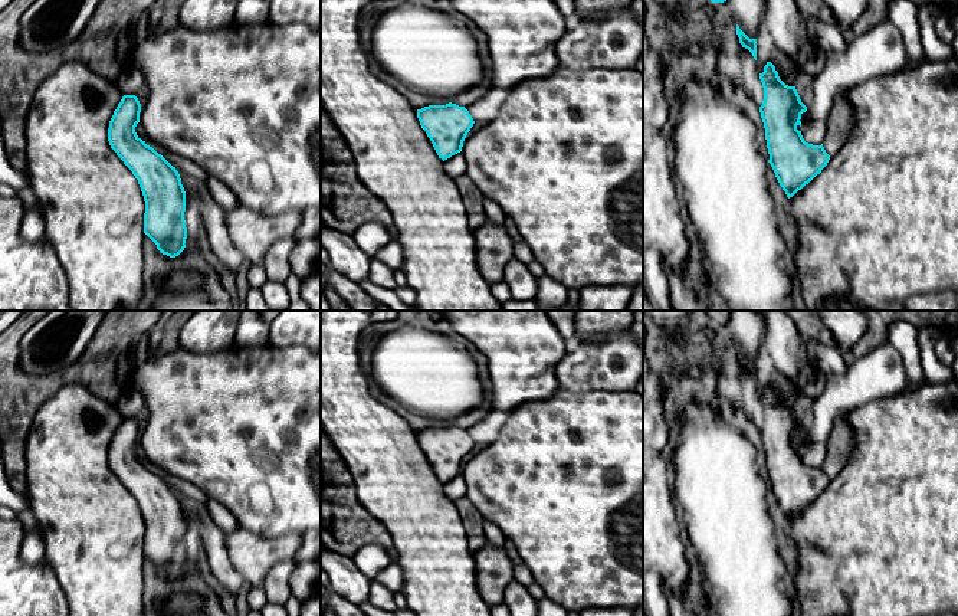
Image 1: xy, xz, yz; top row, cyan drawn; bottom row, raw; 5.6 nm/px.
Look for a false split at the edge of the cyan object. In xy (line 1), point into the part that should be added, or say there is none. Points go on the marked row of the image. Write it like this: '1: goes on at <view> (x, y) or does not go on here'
1: does not go on here

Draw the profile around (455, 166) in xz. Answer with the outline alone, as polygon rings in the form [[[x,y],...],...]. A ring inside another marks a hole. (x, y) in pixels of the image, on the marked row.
[[[462,151],[444,160],[443,167],[453,178],[466,174],[466,160]]]

